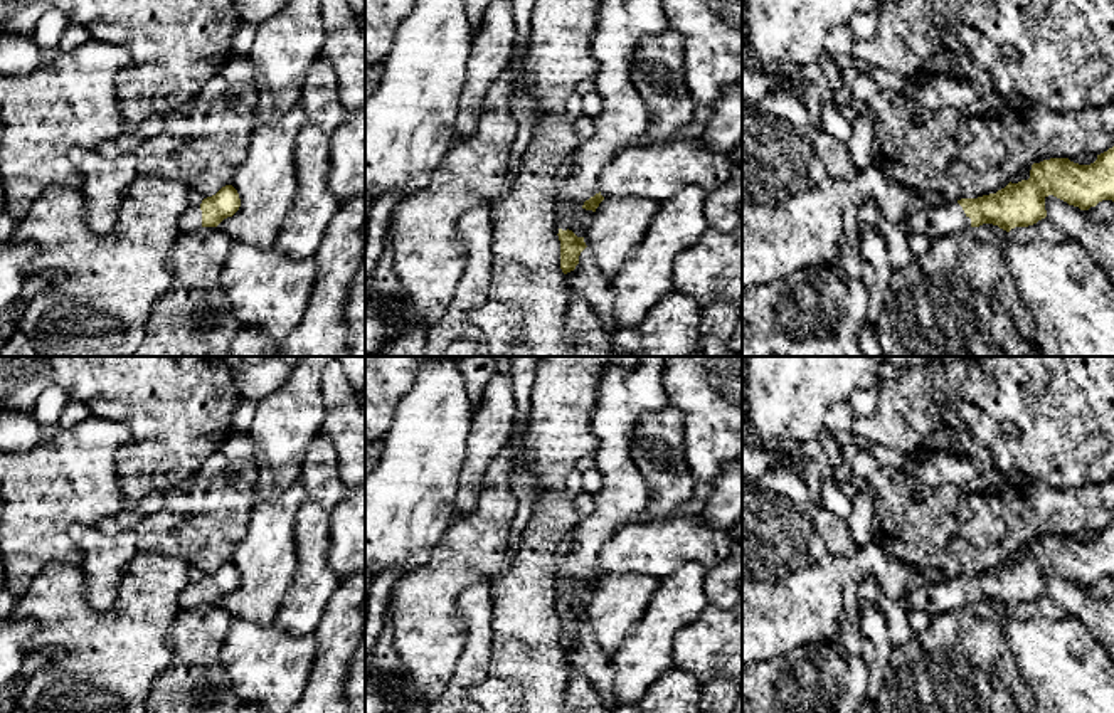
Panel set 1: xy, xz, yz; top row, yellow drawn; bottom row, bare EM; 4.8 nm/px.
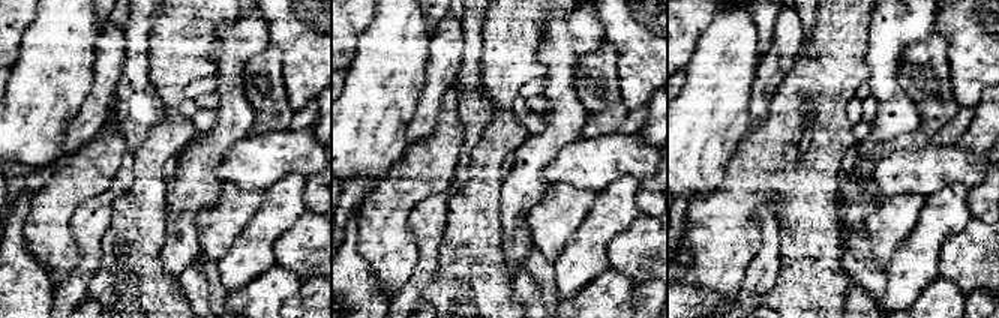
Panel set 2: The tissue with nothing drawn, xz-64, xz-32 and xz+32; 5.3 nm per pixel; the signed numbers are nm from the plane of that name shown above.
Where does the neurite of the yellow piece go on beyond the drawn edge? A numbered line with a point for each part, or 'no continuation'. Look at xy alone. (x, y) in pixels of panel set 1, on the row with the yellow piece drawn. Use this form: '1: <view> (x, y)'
1: xy (190, 219)

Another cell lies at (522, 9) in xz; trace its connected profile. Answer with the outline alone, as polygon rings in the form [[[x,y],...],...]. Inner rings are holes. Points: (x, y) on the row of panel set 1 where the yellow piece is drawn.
[[[510,0],[513,7],[513,18],[517,29],[515,49],[512,67],[515,71],[522,69],[522,59],[528,54],[528,37],[530,37],[530,18],[533,12],[535,0]]]

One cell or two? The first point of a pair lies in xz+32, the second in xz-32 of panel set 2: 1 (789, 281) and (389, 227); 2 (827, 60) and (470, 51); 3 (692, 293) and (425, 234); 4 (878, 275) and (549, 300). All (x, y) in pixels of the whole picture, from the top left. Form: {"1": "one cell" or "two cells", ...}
{"1": "one cell", "2": "two cells", "3": "two cells", "4": "one cell"}

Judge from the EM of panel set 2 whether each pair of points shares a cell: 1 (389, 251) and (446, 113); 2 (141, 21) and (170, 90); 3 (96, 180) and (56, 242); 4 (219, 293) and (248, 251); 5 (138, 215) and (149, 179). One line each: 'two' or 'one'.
1: one
2: two
3: one
4: two
5: one

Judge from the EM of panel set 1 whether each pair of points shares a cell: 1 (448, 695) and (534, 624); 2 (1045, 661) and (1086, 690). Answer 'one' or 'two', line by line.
1: two
2: one

